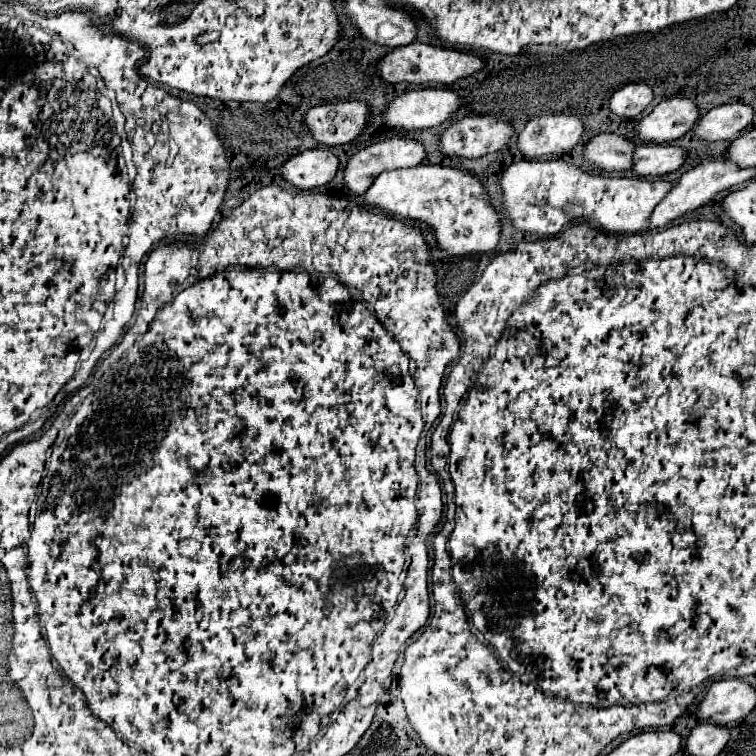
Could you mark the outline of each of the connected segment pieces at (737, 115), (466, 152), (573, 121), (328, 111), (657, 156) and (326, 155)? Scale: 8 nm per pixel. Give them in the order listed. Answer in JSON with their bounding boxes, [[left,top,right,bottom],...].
[[688,103,752,143],[438,117,512,157],[516,115,584,159],[302,101,368,147],[632,145,686,177],[280,149,338,189]]

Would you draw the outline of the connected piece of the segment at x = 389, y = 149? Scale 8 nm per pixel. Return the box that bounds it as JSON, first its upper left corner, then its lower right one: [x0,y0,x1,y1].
[344,139,424,195]

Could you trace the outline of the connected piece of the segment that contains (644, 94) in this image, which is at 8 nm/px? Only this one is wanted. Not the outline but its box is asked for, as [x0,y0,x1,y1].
[608,83,654,117]

